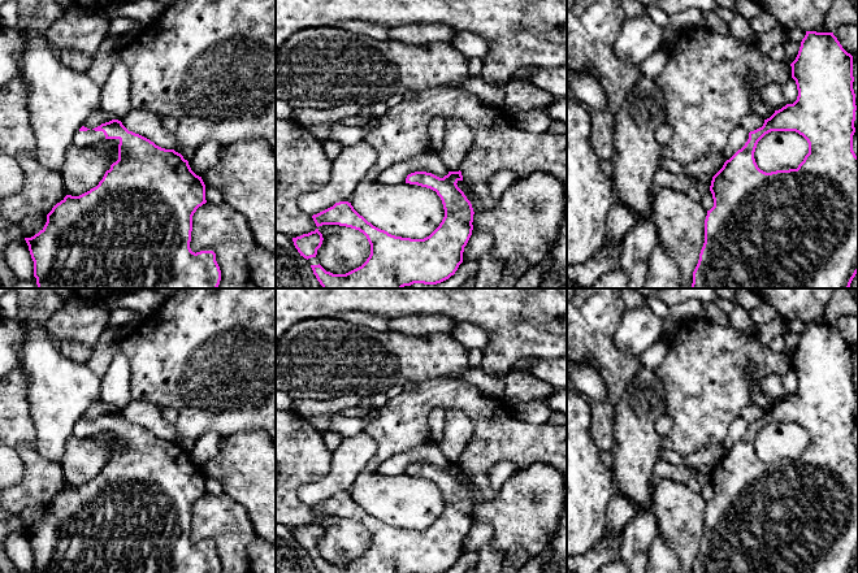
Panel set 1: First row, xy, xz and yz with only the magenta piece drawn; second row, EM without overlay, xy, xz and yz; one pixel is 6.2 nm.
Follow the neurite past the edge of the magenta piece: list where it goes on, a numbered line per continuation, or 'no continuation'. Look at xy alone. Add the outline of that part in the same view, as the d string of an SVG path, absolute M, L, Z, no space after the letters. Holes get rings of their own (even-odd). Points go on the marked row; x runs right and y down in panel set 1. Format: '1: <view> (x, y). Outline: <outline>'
1: xy (82, 138). Outline: M87 130L87 131L77 131L74 136L74 143L78 146L92 146L105 140L105 135L103 131Z

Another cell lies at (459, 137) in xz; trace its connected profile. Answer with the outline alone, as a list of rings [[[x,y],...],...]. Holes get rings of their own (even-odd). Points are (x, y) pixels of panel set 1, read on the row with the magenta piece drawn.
[[[460,118],[445,120],[445,138],[439,157],[450,172],[462,170],[463,159],[474,139],[473,130]]]

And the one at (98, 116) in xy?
[[[96,108],[91,112],[90,117],[83,122],[83,126],[92,130],[101,123],[114,120],[109,113]]]

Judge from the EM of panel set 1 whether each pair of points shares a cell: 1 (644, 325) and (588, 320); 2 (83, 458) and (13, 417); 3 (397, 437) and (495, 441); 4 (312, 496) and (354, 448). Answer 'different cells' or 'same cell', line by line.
1: different cells
2: different cells
3: same cell
4: same cell

